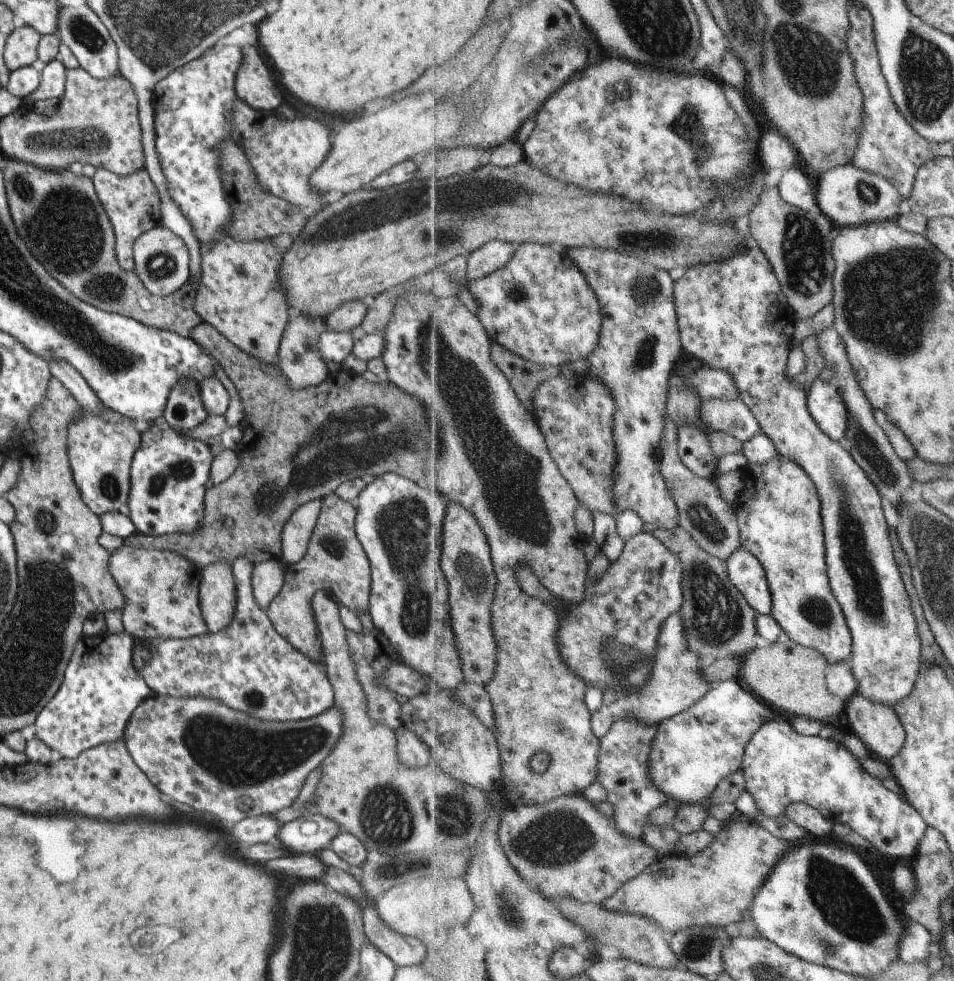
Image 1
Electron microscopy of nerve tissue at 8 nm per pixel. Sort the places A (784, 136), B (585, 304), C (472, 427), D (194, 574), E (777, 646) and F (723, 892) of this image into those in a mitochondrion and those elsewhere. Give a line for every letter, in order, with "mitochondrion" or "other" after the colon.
A: other
B: other
C: mitochondrion
D: other
E: other
F: other

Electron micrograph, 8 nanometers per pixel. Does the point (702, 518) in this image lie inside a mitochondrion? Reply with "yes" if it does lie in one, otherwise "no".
yes

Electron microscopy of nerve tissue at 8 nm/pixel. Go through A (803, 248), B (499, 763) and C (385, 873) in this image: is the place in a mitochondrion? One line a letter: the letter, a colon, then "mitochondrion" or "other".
A: mitochondrion
B: other
C: mitochondrion

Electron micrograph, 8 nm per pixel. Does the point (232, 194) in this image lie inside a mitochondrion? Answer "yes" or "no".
no

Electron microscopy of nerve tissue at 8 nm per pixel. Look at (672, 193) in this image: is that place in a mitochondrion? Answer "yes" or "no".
no

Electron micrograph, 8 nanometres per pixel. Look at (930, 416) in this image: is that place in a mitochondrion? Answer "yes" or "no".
no

